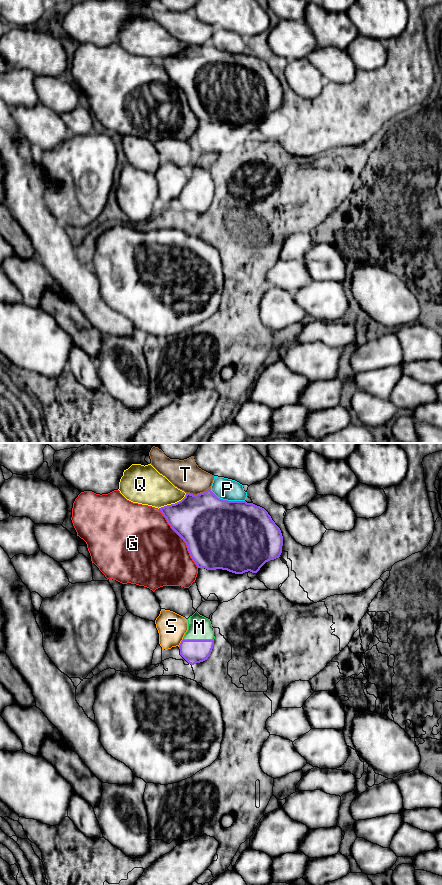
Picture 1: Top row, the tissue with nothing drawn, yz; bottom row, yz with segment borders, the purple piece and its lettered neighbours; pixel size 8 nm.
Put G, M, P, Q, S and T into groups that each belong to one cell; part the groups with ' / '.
G / M / P / Q / S / T

